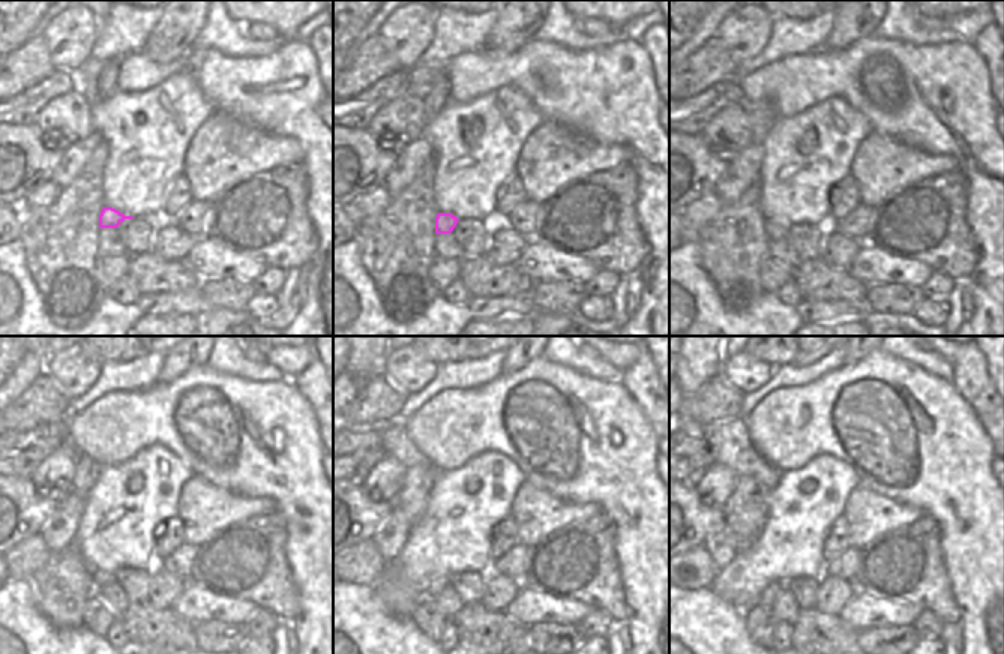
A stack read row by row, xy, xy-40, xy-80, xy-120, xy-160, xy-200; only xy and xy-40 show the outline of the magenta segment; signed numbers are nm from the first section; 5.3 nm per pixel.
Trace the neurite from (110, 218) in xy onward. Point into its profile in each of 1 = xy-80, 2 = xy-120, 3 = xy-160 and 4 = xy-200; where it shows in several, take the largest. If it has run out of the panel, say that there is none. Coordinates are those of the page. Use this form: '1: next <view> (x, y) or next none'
1: next xy-80 (775, 231)
2: next xy-120 (101, 578)
3: next xy-160 (440, 584)
4: next xy-200 (767, 597)

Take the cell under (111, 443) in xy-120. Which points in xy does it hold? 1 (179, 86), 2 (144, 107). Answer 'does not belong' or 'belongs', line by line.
1: does not belong
2: does not belong

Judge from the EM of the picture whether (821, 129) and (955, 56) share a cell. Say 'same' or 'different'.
different

